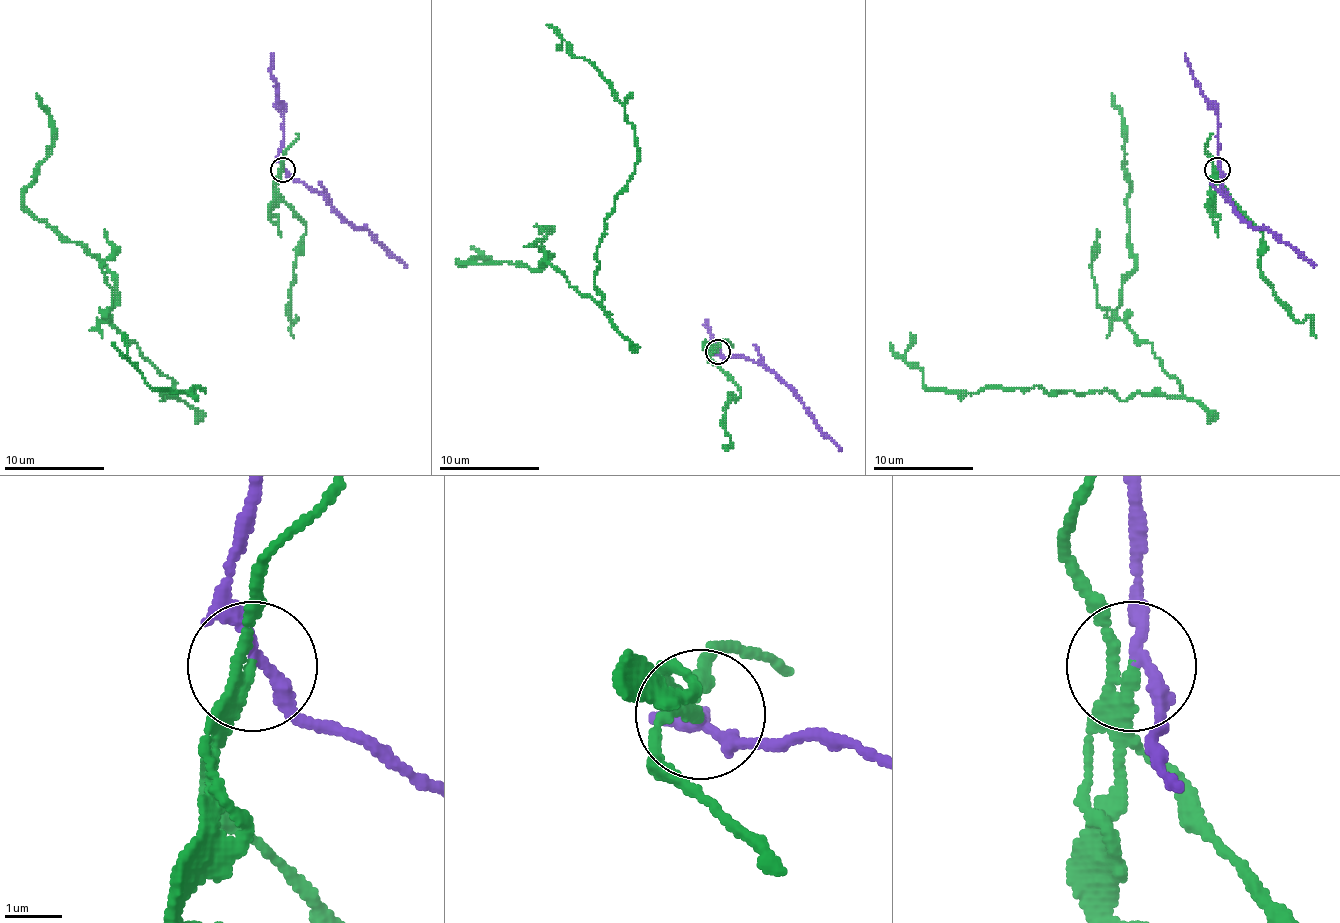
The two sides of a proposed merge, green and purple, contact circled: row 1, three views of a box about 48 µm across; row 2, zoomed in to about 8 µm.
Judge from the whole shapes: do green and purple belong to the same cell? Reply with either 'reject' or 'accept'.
reject

